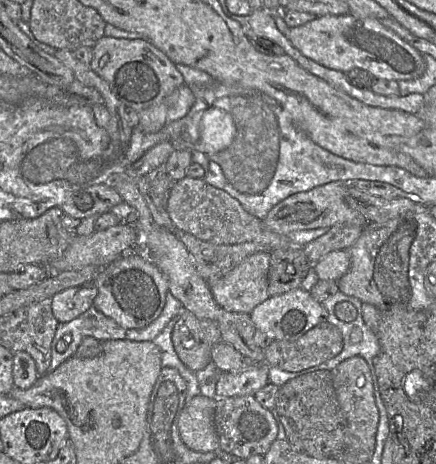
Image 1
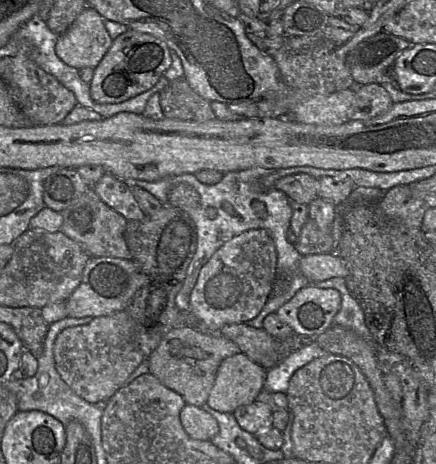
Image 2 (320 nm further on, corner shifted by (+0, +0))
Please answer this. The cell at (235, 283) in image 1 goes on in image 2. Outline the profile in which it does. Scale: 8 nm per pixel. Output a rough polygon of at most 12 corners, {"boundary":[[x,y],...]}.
{"boundary":[[265,229],[224,243],[189,310],[219,333],[270,296],[277,253]]}

